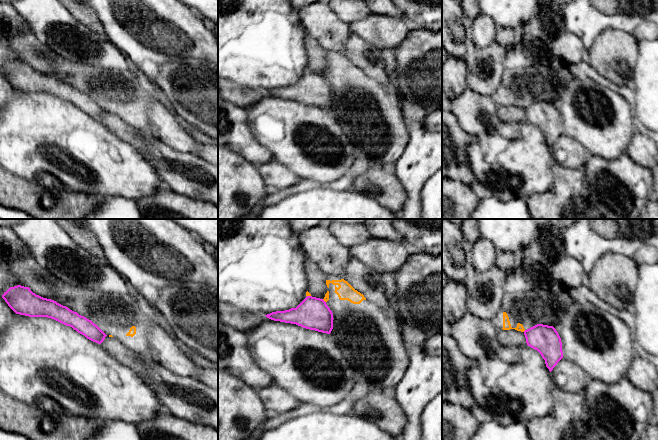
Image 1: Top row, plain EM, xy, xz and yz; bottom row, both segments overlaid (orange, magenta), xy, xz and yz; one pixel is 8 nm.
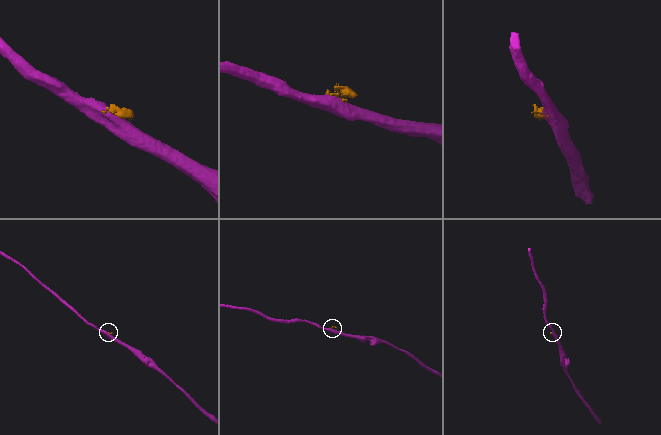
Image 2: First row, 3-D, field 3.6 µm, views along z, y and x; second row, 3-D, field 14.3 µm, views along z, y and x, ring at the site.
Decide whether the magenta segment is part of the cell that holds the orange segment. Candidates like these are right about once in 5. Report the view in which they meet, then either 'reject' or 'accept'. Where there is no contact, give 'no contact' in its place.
meets orange in xz; reject

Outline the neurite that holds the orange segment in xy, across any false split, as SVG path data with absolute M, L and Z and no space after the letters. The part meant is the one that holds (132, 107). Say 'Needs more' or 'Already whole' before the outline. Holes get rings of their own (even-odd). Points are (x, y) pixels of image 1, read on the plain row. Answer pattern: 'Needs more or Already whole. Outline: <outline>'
Needs more. Outline: M95 66L72 68L50 74L96 100L135 129L149 132L148 109L157 93L132 69L108 71Z

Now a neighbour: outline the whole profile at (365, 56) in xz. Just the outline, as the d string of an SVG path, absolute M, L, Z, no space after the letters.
M351 33L345 42L342 54L355 66L364 71L366 76L381 84L393 84L394 78L386 73L381 50Z

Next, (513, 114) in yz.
M515 105L497 106L497 116L502 122L510 122L518 124L527 122L524 108L517 107Z

